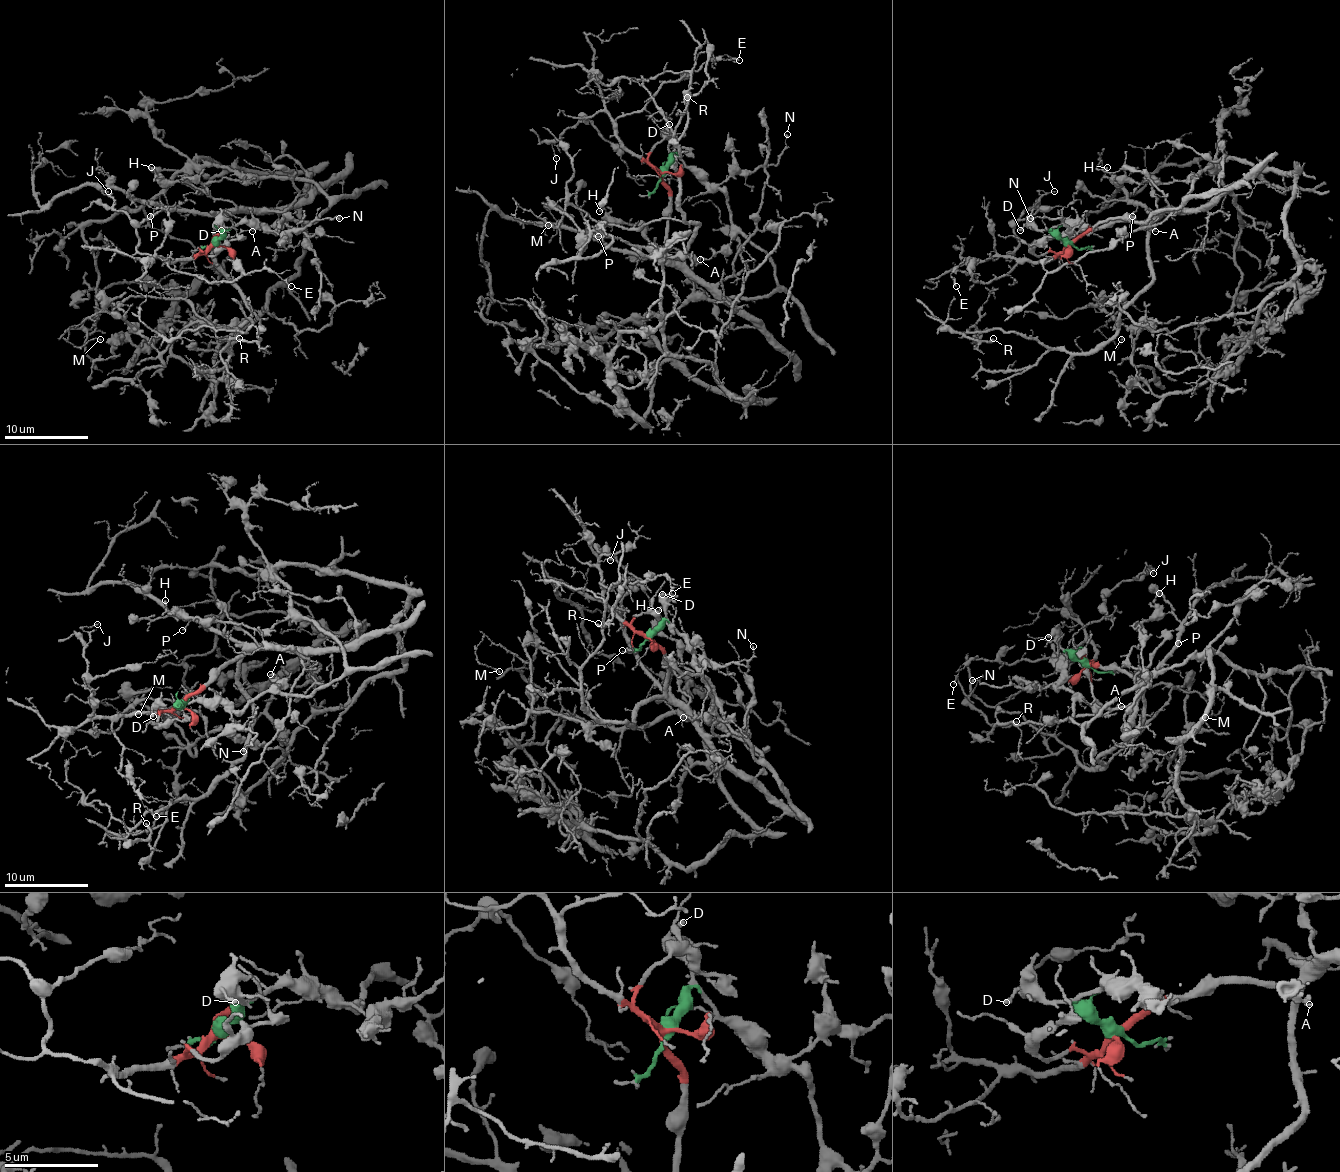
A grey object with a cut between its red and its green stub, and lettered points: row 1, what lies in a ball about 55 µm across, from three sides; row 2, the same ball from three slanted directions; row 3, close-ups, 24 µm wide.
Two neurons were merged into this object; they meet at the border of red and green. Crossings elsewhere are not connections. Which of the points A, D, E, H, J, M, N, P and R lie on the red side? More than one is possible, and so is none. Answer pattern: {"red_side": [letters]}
{"red_side": ["E", "J", "M", "P", "R"]}

